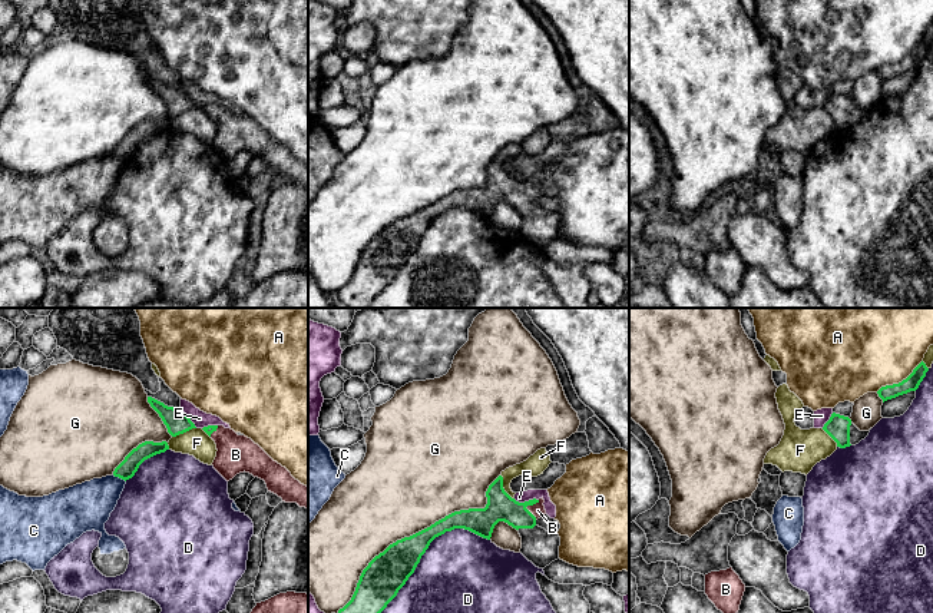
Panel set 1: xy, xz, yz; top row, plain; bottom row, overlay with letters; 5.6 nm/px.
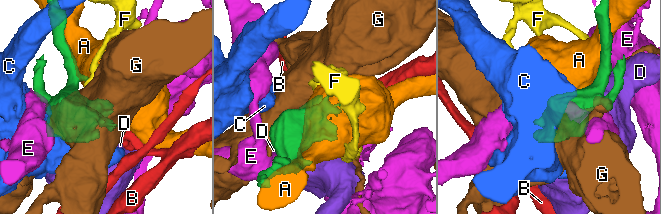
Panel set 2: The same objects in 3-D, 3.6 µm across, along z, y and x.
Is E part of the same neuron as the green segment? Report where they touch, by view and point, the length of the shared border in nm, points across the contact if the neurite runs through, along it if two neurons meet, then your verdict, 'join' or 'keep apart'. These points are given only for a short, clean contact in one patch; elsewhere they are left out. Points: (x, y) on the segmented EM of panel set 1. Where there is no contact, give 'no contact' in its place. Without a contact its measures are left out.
xz (526, 502) | 140 nm | along xz (513, 499), (519, 502), (538, 500) | keep apart

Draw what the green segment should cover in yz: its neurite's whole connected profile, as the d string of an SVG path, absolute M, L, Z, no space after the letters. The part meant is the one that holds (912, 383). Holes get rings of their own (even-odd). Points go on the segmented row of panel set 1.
M922 361L906 380L903 380L899 384L881 387L877 391L877 394L884 402L887 400L907 394L910 391L916 391L919 388L920 382L923 381L923 378L926 377L927 371L929 371L929 368Z

